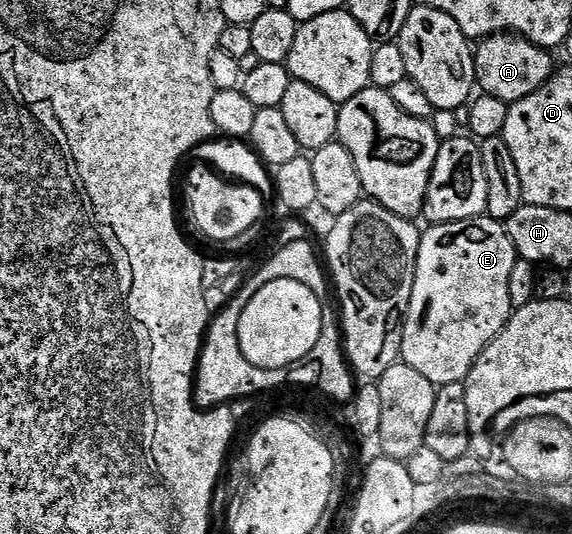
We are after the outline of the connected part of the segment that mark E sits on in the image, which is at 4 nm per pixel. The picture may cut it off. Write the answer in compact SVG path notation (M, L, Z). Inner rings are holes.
M479 217L427 228L420 241L401 362L440 388L465 381L486 346L506 327L512 314L508 281L519 258L510 234L497 219Z

